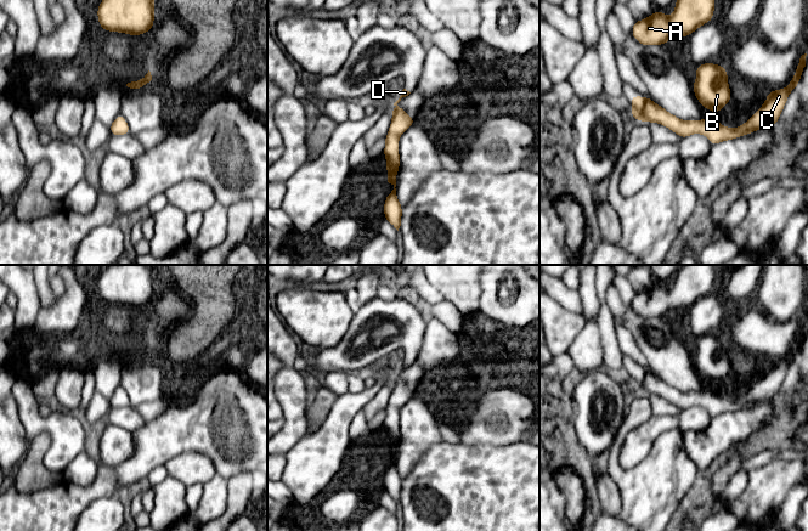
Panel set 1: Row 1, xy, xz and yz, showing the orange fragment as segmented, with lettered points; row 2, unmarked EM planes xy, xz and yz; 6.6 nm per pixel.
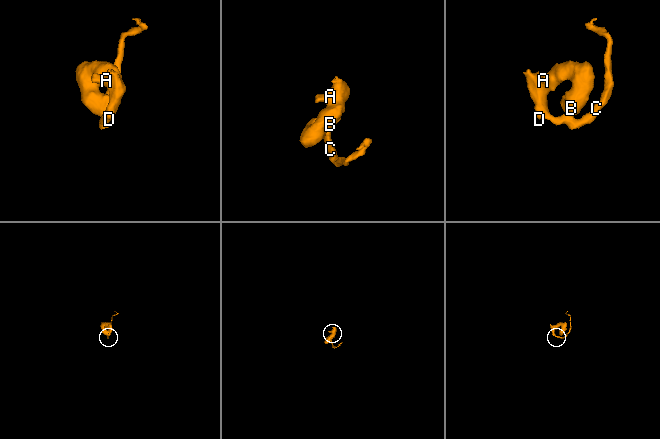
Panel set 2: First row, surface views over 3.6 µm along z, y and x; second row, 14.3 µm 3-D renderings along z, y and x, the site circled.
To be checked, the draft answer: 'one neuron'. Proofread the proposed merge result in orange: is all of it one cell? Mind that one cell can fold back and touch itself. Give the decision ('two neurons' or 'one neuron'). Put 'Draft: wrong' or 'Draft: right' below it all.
one neuron
Draft: right

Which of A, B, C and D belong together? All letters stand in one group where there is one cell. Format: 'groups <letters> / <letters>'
groups A B C D

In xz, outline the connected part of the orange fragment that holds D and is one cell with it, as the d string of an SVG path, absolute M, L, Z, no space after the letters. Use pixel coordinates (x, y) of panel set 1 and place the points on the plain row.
M402 362L400 371L394 375L391 382L392 391L389 399L389 405L385 408L384 429L386 430L388 454L394 458L394 462L388 465L384 474L384 490L399 503L402 490L402 478L396 468L396 447L400 440L399 412L400 408L413 396L416 391L409 389L397 375L402 369L411 365Z

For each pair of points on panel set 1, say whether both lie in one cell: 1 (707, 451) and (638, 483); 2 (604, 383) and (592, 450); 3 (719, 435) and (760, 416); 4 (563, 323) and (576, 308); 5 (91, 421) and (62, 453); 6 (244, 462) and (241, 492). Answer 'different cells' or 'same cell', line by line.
1: different cells
2: same cell
3: same cell
4: different cells
5: different cells
6: different cells

